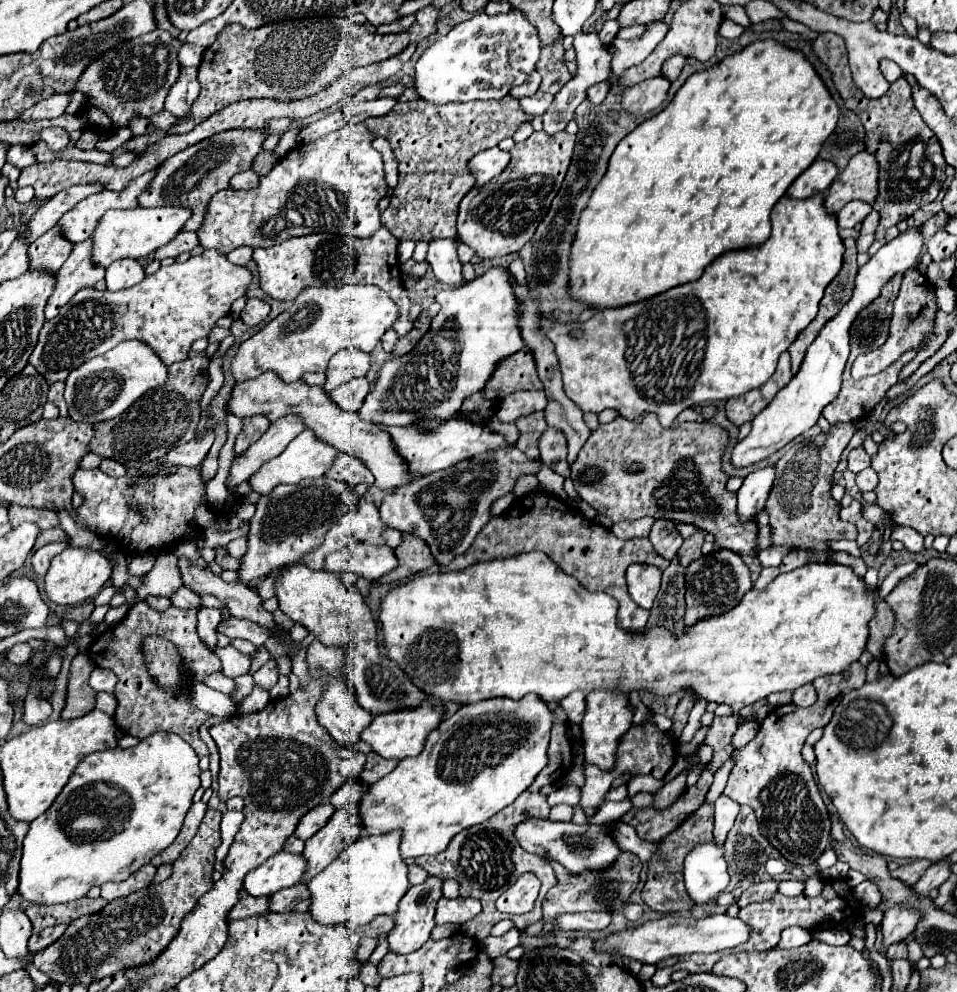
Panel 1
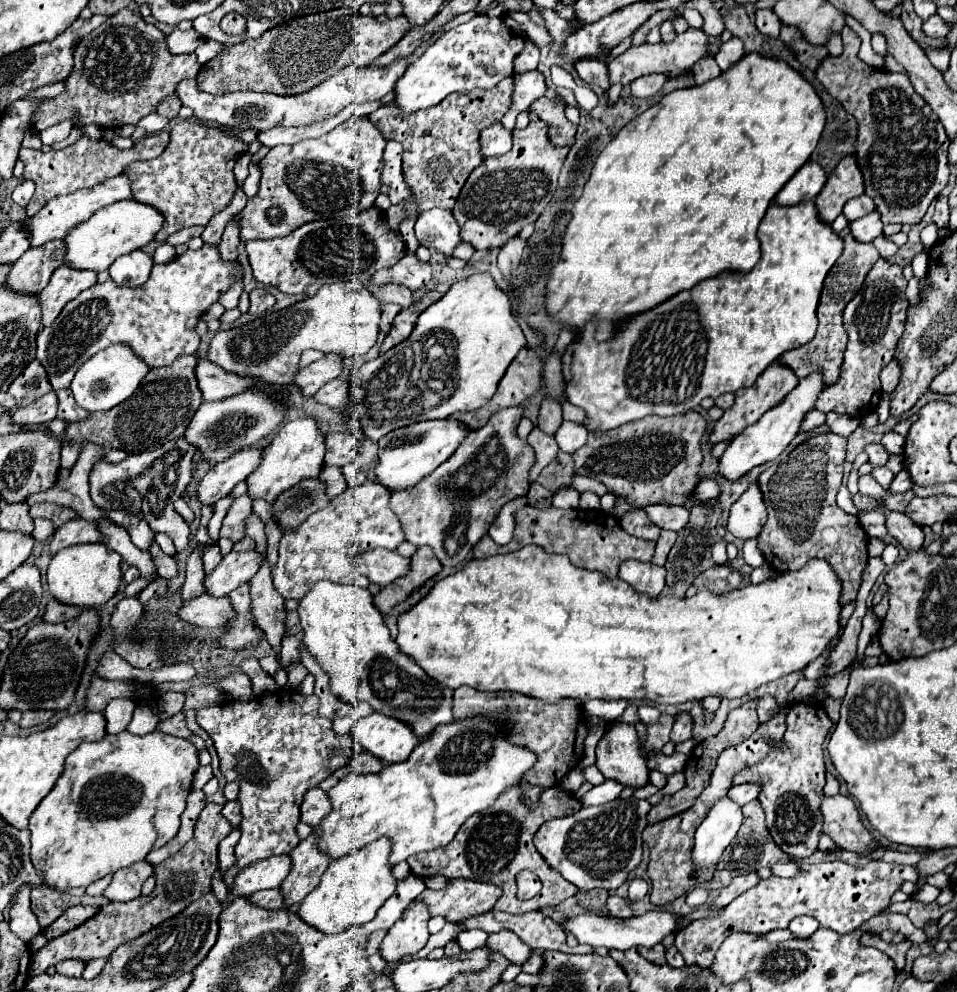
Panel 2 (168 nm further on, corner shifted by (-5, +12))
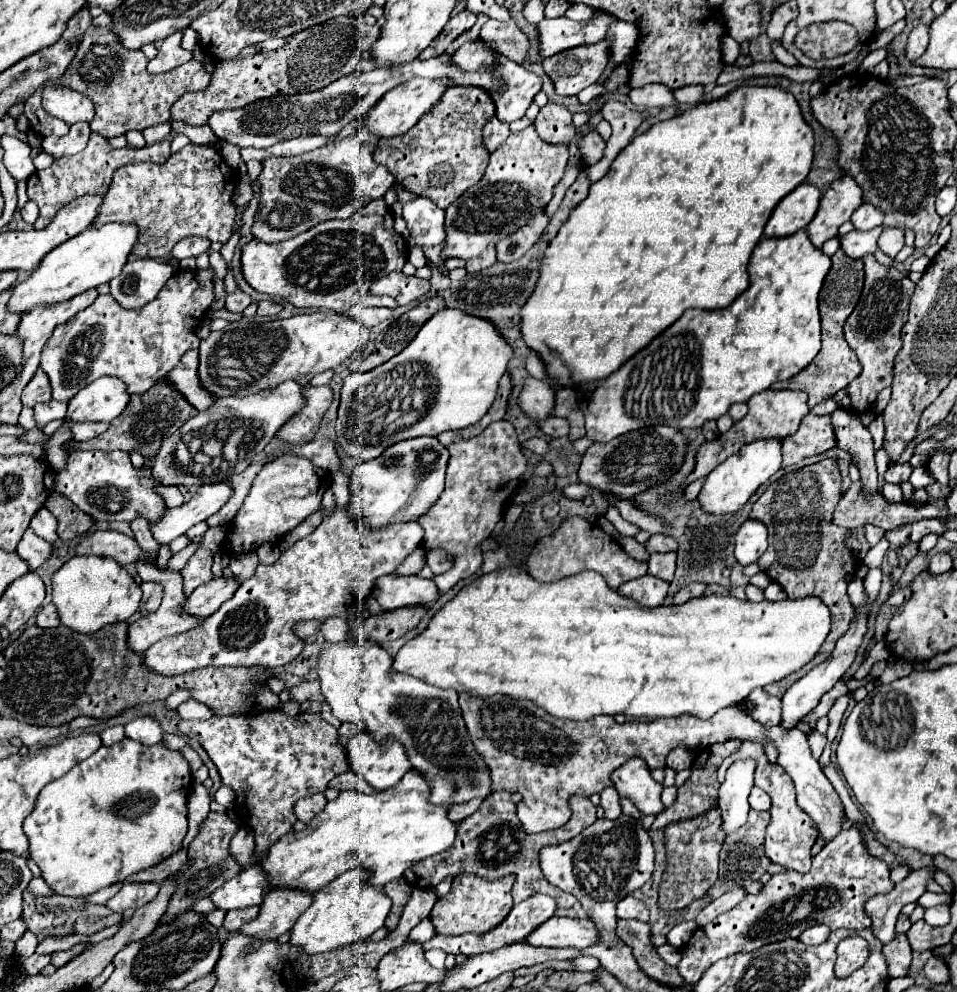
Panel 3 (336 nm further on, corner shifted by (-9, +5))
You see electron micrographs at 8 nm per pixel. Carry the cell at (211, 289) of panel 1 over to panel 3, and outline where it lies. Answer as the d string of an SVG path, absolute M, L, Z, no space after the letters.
M213 269L177 271L159 295L141 309L123 309L113 295L99 295L93 305L61 323L47 341L41 355L41 369L53 387L53 399L69 401L81 387L101 375L125 379L129 393L145 393L157 379L163 379L189 349L199 349L195 327L215 299Z

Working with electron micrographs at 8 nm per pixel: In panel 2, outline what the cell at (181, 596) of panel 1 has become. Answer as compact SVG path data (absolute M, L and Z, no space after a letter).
M153 540L153 544L149 546L149 554L153 558L153 562L157 564L157 572L161 578L175 578L177 576L177 564L171 556L163 554L163 550L159 548L159 544Z

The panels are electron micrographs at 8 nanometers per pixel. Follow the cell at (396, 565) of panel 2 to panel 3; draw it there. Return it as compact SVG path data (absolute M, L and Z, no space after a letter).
M391 573L375 581L373 597L381 605L381 609L389 611L407 605L431 605L437 601L439 591L431 579Z

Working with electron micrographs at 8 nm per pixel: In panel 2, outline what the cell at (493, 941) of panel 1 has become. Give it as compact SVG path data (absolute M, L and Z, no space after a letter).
M497 932L487 938L487 944L493 950L501 952L507 960L511 960L511 964L517 964L517 966L525 964L531 956L531 948L525 946L521 940L517 940L517 936L511 932Z

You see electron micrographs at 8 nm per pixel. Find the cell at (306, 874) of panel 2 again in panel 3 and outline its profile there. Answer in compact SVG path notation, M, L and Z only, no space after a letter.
M277 887L269 891L261 905L261 915L241 927L243 933L257 939L277 939L293 927L301 913L311 905L313 893L299 891L293 887Z

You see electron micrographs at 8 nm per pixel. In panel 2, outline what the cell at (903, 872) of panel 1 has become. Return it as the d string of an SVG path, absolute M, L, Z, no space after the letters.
M873 858L865 866L851 866L843 860L829 860L819 864L803 862L803 868L793 878L767 878L735 898L721 914L695 920L687 928L675 934L675 946L685 958L687 966L709 968L717 948L731 932L767 934L775 928L787 928L795 916L813 916L823 928L835 932L851 932L869 918L885 912L891 906L891 896L903 882L917 882L915 866L887 864L881 858Z

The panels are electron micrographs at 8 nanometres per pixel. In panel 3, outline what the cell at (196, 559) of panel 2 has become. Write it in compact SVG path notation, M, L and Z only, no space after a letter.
M197 549L191 555L191 559L187 561L187 565L181 569L185 595L191 595L197 585L213 579L211 565L213 565L213 553L209 549Z

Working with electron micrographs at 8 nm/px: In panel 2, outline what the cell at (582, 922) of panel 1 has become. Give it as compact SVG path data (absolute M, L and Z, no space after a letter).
M609 896L607 908L609 908L611 914L617 916L617 918L629 918L629 916L633 916L633 910L631 910L629 902L627 902L625 898L619 898L619 896Z

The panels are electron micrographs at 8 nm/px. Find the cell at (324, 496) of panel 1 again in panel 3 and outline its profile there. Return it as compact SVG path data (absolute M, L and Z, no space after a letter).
M219 577L211 579L209 583L199 585L185 601L185 611L197 617L209 617L213 615L229 597L235 595L239 589L237 577Z

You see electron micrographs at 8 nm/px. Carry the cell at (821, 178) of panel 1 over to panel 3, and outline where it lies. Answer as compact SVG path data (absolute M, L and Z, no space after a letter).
M807 181L801 183L801 187L793 189L775 207L769 223L765 225L765 235L785 237L799 229L805 229L809 221L815 217L819 201L821 201L821 191Z

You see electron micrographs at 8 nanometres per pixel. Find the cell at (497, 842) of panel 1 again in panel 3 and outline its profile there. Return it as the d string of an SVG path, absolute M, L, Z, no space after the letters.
M505 791L491 793L471 817L467 817L459 823L455 845L449 851L443 851L441 855L427 857L427 859L415 863L413 867L409 867L409 871L405 871L405 881L419 889L433 889L445 877L459 877L463 873L473 873L487 881L503 879L505 875L515 875L515 883L513 883L513 901L515 903L521 903L523 899L527 899L533 893L545 893L557 901L559 909L569 909L575 905L577 899L573 895L563 893L561 889L553 887L543 877L541 867L539 867L541 847L545 847L549 843L559 843L559 841L571 839L573 835L579 835L585 827L589 827L597 819L595 805L587 797L571 795L569 807L571 807L571 819L563 827L529 835L523 831L521 821L517 819L517 809L515 809L515 803L511 801L511 793L505 793Z

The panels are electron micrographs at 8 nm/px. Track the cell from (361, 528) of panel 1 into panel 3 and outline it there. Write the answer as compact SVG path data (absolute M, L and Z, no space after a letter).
M349 505L337 507L329 517L321 521L321 525L311 535L293 543L289 549L281 551L281 557L273 565L259 565L255 575L245 579L237 589L237 593L229 601L225 601L225 605L219 611L207 617L201 623L201 627L195 627L193 631L187 631L181 635L165 637L155 645L151 645L145 651L145 665L151 671L161 675L179 675L207 665L213 665L213 667L285 665L293 661L303 649L303 641L295 637L291 631L295 621L343 617L349 607L363 603L363 599L371 593L377 577L393 573L401 565L405 557L411 555L421 545L421 539L423 539L423 531L417 521L389 523L379 529L367 529L353 517L353 513L349 511Z

